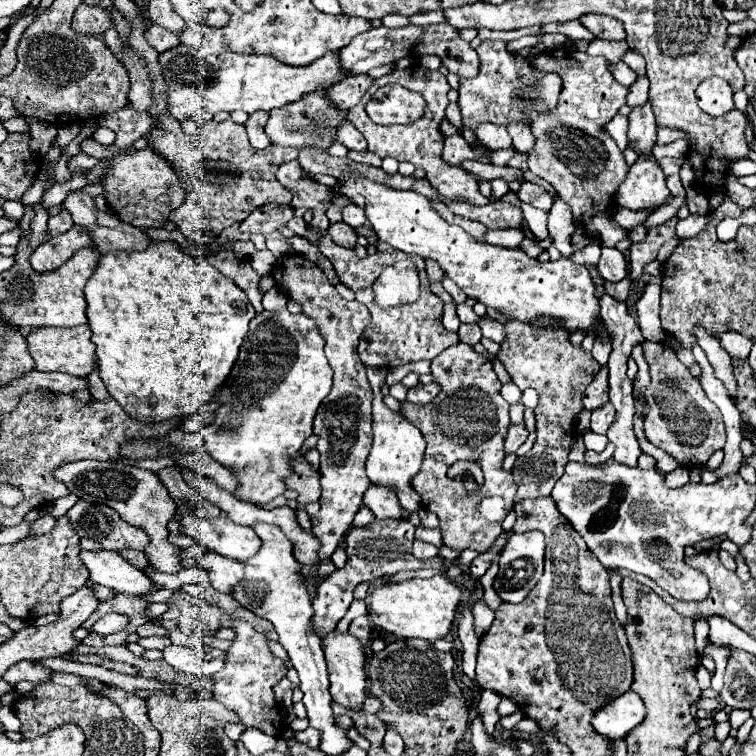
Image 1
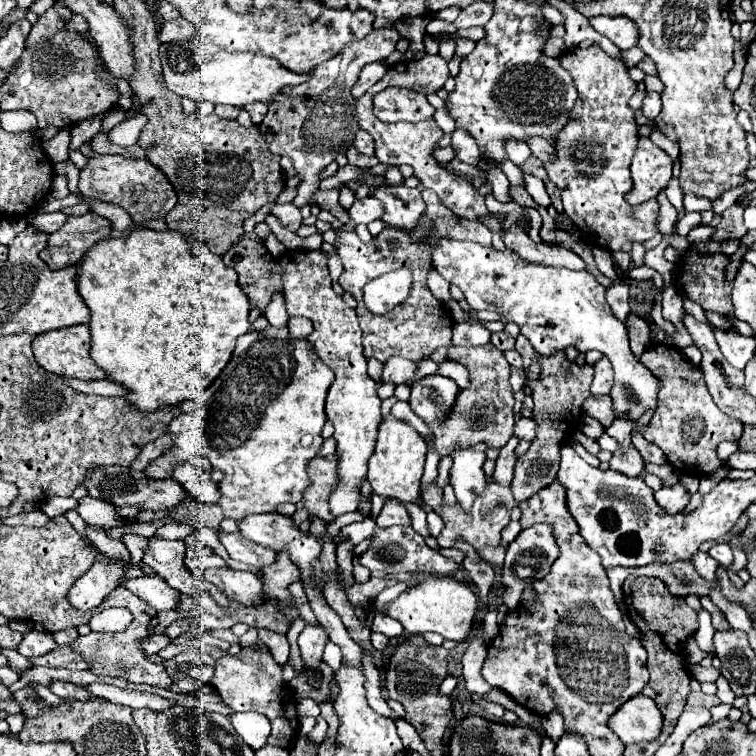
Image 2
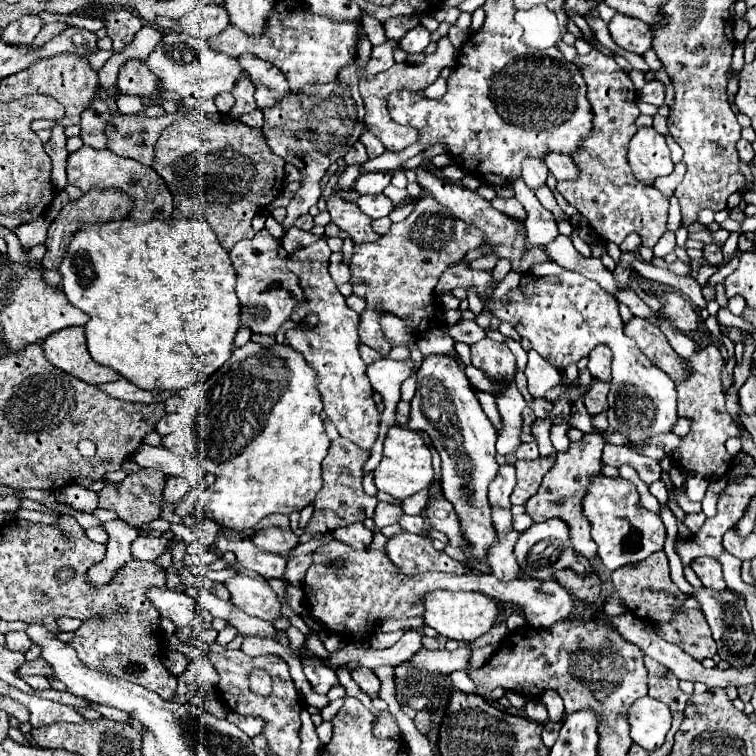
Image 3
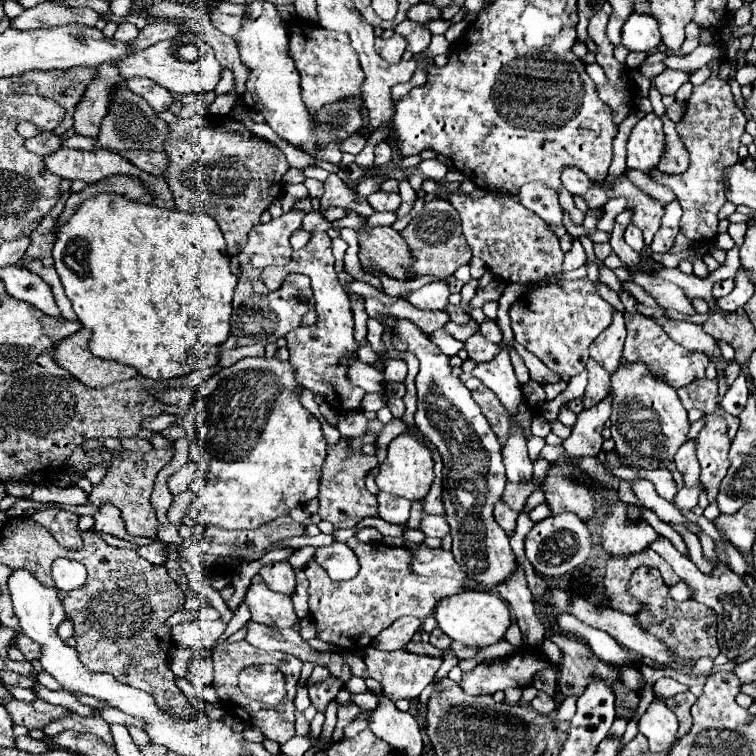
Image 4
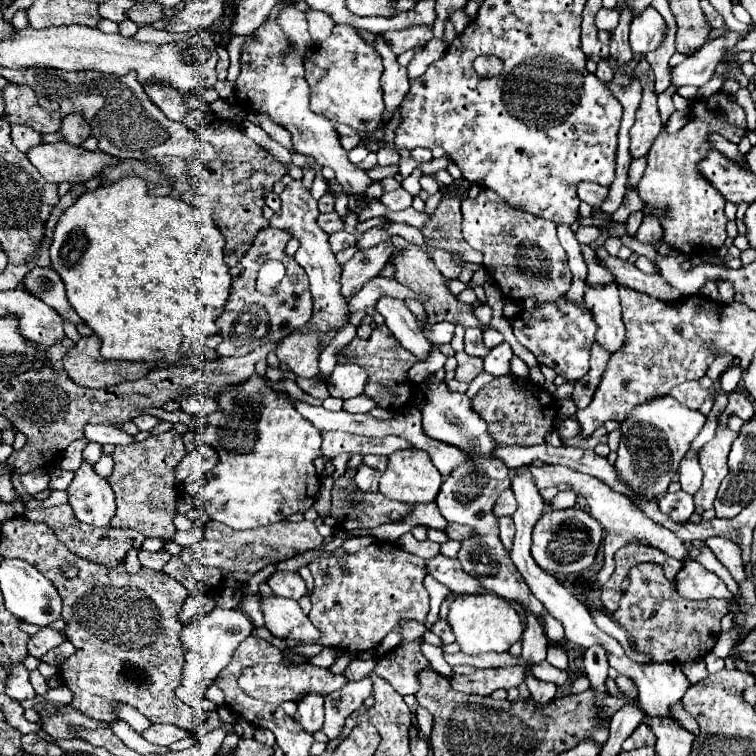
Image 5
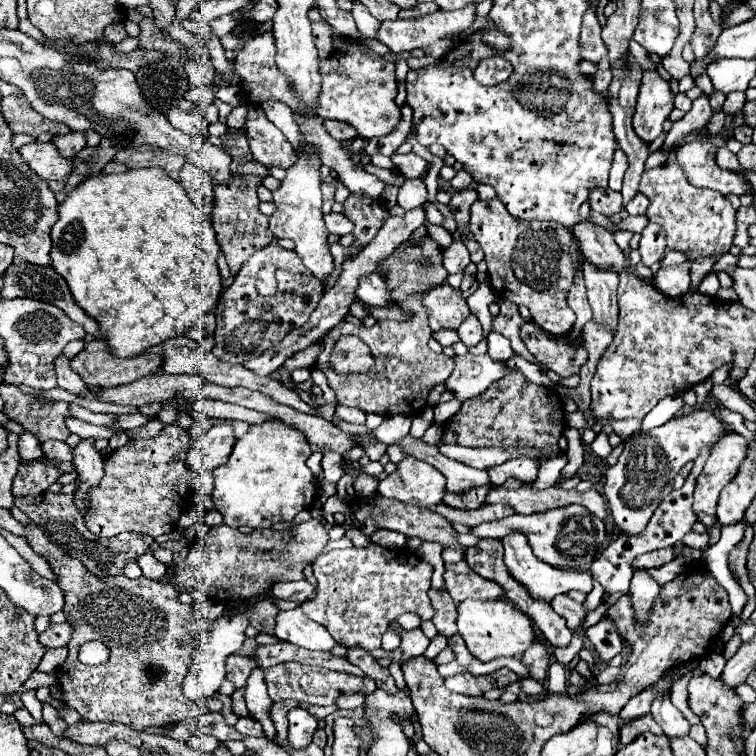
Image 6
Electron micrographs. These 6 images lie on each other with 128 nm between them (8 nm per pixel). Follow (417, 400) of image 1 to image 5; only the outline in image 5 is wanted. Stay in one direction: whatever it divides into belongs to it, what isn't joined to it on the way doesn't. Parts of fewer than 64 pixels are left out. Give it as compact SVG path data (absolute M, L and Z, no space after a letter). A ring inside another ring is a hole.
M382 296L374 308L384 316L386 326L392 330L392 334L396 336L396 340L400 340L404 348L418 356L418 360L424 360L428 356L432 344L426 340L422 328L416 324L414 314L406 308L402 300ZM444 382L430 384L428 392L426 392L426 400L428 400L428 404L422 408L424 432L434 440L454 444L454 446L466 450L472 458L464 466L458 466L452 470L452 474L444 480L440 494L436 498L440 514L446 520L454 520L458 524L466 524L476 530L476 536L464 540L462 548L458 552L458 560L460 560L464 572L476 576L484 584L484 588L488 588L492 594L498 594L508 602L516 602L518 606L532 612L544 624L546 636L552 642L562 642L564 640L562 624L556 618L552 618L548 614L548 610L544 608L544 604L530 592L522 574L516 570L514 562L510 560L510 554L504 552L504 546L500 544L498 520L492 516L492 508L496 504L496 498L502 494L502 490L512 486L512 478L510 478L508 468L500 460L490 458L490 452L496 444L486 434L484 420L480 420L480 416L476 416L476 412L472 412L470 398L466 394L448 392L448 386Z

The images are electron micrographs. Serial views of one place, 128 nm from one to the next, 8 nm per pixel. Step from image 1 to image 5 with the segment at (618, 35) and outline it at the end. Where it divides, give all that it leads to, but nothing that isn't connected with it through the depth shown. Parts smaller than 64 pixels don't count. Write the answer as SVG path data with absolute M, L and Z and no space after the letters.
M648 6L636 20L630 24L630 46L636 54L648 54L658 50L664 42L668 26L660 12L654 6Z

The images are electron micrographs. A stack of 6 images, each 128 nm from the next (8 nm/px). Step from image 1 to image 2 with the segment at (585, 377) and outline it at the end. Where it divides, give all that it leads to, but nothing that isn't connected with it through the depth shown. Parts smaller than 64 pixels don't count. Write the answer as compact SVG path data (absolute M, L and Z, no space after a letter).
M520 334L516 338L516 350L522 354L524 368L532 364L532 360L538 360L542 364L542 380L532 382L532 398L534 398L534 420L538 424L538 436L532 442L530 450L516 460L514 466L514 480L512 480L512 494L516 502L528 500L532 494L536 494L540 488L552 484L556 478L558 466L560 466L560 444L568 440L568 432L578 428L578 420L582 418L582 402L590 396L590 384L592 384L592 366L586 364L580 368L578 364L570 364L566 360L566 354L560 352L550 358L538 356L538 352L532 348L532 344Z

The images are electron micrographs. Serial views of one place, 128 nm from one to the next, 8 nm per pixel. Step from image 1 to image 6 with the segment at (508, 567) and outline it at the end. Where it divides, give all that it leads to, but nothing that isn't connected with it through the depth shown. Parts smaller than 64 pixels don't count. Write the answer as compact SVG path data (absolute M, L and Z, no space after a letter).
M576 504L546 510L546 512L536 512L530 516L512 514L504 520L496 520L492 524L480 524L472 528L472 534L480 538L502 538L510 532L522 532L528 538L528 542L532 542L532 550L536 552L536 556L540 556L540 560L552 564L554 568L586 570L594 560L596 552L600 550L600 546L606 542L604 522L592 512L588 512L584 506L576 506Z

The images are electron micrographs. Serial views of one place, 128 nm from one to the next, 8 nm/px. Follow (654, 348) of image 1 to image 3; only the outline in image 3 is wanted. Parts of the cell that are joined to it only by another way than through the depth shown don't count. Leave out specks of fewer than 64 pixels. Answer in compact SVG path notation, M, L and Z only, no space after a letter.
M708 344L704 350L690 358L692 376L684 384L676 384L678 390L678 416L692 418L692 428L680 448L674 452L674 464L694 474L702 474L706 478L722 478L730 470L732 456L726 452L724 442L732 436L740 436L736 422L730 418L724 406L724 388L720 380L720 372L724 368L724 358L714 344Z

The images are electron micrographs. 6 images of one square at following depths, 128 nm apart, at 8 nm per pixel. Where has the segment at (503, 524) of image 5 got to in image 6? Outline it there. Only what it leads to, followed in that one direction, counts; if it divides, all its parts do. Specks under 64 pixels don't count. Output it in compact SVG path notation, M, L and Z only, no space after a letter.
M514 532L514 534L508 534L504 536L502 540L504 544L504 562L506 562L506 568L508 572L512 574L512 578L516 582L520 582L530 594L532 598L536 600L544 600L544 602L550 602L556 594L566 594L570 590L578 590L585 594L588 594L592 588L592 576L590 572L582 572L582 570L560 570L560 568L554 568L542 560L536 558L536 554L532 552L532 546L528 542L528 538L520 532Z

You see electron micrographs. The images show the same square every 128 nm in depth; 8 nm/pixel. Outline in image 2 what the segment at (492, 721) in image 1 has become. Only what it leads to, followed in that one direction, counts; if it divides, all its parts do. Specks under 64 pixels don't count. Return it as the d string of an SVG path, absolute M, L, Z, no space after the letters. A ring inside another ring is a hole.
M456 538L454 540L454 548L466 554L464 556L464 562L462 562L462 568L470 574L470 578L478 586L480 602L482 602L482 608L486 610L486 604L488 604L488 588L490 588L490 584L494 582L494 576L496 576L492 564L488 564L486 560L482 560L480 554L476 552L476 548L472 544L468 544L464 538ZM482 634L476 636L478 640L472 640L464 658L462 658L462 676L464 676L464 682L466 682L466 688L470 692L478 692L478 694L484 694L490 690L490 684L482 678L480 670L482 670L482 664L486 660L486 648L482 646Z

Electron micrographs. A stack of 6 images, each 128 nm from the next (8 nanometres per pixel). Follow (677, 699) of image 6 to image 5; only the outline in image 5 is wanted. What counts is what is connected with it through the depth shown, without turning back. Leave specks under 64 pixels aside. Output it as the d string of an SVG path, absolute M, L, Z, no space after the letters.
M694 660L680 664L680 668L691 684L709 676L704 660Z

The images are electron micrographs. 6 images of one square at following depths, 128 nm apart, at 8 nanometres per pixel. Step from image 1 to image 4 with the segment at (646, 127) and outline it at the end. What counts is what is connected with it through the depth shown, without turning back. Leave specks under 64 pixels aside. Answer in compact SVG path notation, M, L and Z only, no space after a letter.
M666 68L662 74L656 76L656 86L660 90L660 94L676 94L676 90L686 84L690 80L694 72L682 72L682 70L672 70L672 68Z

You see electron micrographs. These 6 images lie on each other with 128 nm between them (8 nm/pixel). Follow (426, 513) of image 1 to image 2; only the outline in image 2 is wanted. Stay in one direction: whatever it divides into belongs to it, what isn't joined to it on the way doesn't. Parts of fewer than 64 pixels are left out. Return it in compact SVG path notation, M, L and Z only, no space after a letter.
M428 510L428 532L432 536L438 536L442 528L444 528L444 522L440 520L440 516L434 510Z

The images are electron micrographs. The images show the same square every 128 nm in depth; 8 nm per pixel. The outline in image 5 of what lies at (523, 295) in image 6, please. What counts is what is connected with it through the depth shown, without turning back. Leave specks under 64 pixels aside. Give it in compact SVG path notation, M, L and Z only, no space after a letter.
M482 190L474 200L466 196L462 200L462 214L464 240L484 254L486 272L508 300L522 302L534 298L536 306L542 306L566 294L572 274L568 270L566 252L556 236L556 224L508 208L492 190Z

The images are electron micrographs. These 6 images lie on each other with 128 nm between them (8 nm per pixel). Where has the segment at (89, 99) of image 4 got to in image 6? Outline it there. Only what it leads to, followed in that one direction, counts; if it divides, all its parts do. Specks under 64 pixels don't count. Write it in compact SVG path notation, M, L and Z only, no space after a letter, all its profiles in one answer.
M68 132L64 136L54 136L54 144L56 144L60 156L70 160L72 156L76 156L86 146L86 140L84 140L82 132Z

